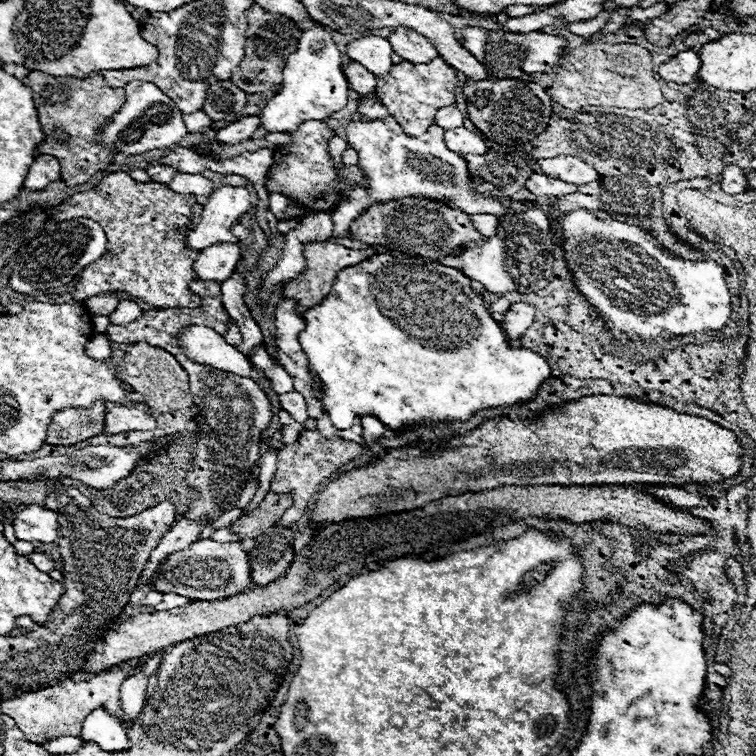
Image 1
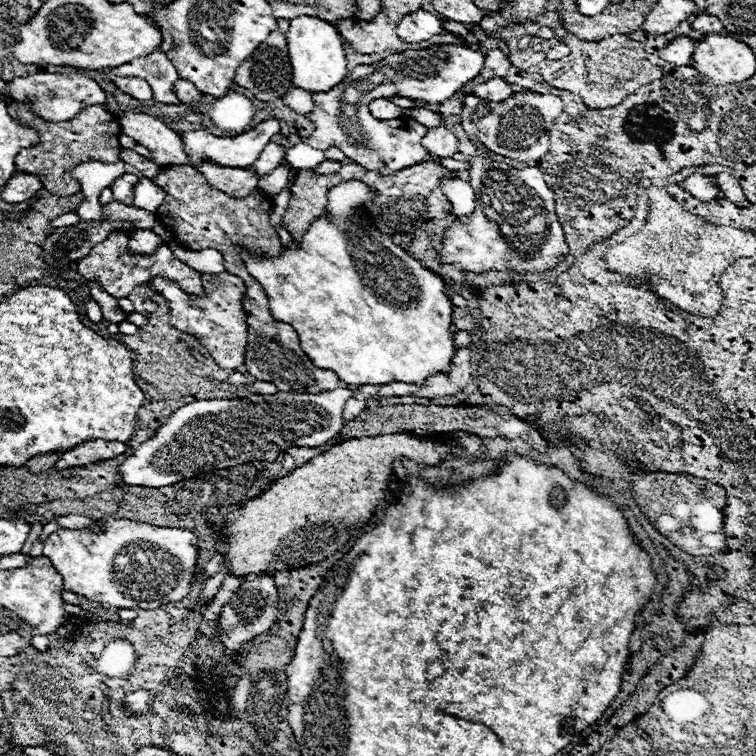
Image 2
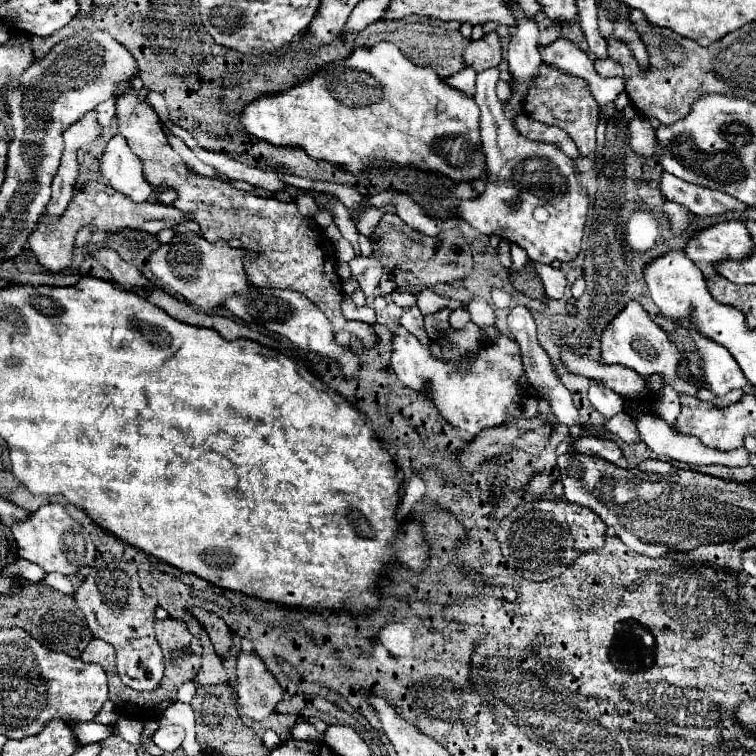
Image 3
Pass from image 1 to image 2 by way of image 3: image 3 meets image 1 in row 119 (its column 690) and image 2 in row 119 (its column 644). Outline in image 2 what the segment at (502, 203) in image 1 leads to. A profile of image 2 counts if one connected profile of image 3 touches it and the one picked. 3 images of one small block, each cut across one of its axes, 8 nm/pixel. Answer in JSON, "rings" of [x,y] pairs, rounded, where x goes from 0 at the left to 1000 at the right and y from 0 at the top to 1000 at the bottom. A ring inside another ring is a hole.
{"rings":[[[577,58],[561,66],[524,69],[503,82],[474,87],[466,93],[466,98],[460,98],[452,106],[450,114],[442,114],[442,119],[413,124],[418,143],[407,151],[407,156],[418,164],[418,172],[413,175],[413,180],[397,183],[394,188],[405,188],[421,198],[447,193],[466,214],[474,214],[508,233],[561,214],[569,206],[569,201],[556,188],[563,177],[563,169],[538,167],[534,161],[537,155],[512,160],[497,159],[492,156],[487,138],[495,130],[513,127],[537,127],[545,132],[585,138],[593,130],[598,130],[616,108],[627,106],[638,95],[640,79],[643,71],[638,71],[635,66],[603,58]]]}

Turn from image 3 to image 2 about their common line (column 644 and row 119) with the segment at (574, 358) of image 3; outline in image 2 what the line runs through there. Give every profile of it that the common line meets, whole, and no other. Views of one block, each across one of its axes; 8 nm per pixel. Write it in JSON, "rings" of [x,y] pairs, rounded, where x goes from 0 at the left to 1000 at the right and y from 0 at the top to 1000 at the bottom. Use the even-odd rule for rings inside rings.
{"rings":[[[497,130],[487,140],[489,140],[489,148],[492,148],[492,153],[497,159],[524,159],[524,156],[529,156],[534,151],[534,143],[519,138],[511,130]]]}

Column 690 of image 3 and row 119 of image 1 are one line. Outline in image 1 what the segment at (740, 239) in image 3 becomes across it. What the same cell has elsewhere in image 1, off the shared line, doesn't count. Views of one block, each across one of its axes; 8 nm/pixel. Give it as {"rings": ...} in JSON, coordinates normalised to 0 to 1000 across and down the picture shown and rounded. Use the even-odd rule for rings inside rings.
{"rings":[[[323,153],[307,164],[302,164],[299,169],[286,175],[286,185],[294,190],[315,190],[320,185],[333,183],[336,172],[344,167],[344,156],[341,153]]]}

